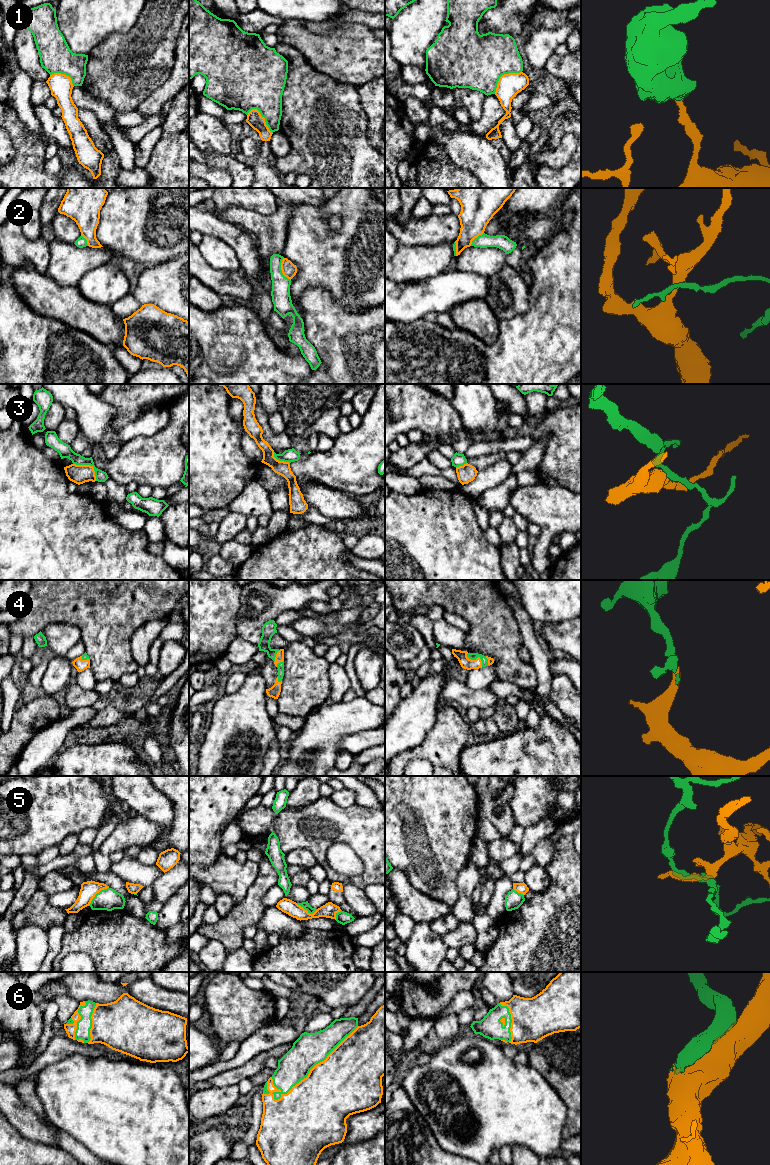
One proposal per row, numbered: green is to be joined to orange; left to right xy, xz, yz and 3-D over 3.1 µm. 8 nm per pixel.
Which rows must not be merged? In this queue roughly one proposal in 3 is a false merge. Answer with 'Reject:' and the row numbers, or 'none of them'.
Reject: 1, 2, 3, 5

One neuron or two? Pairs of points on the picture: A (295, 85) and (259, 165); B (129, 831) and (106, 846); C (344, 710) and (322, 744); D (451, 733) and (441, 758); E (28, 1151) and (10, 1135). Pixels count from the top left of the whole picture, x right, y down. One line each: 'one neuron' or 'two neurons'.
A: two neurons
B: one neuron
C: one neuron
D: one neuron
E: one neuron

